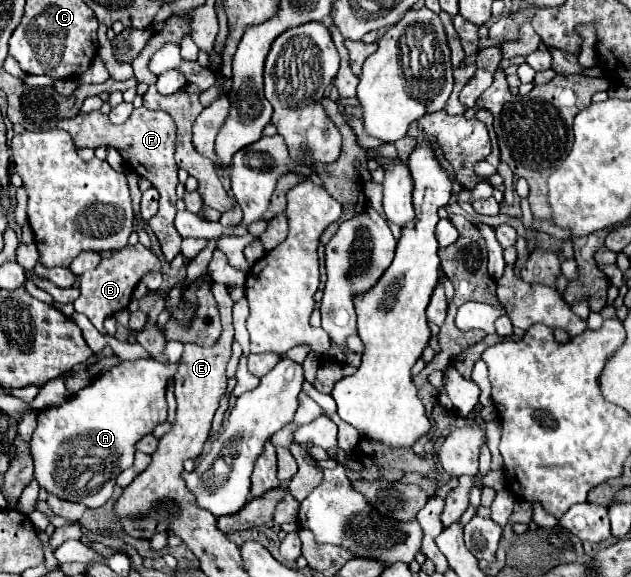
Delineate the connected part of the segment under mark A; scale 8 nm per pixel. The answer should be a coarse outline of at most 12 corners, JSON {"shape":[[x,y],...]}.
{"shape":[[125,360],[37,416],[35,478],[103,506],[167,420],[173,368]]}

